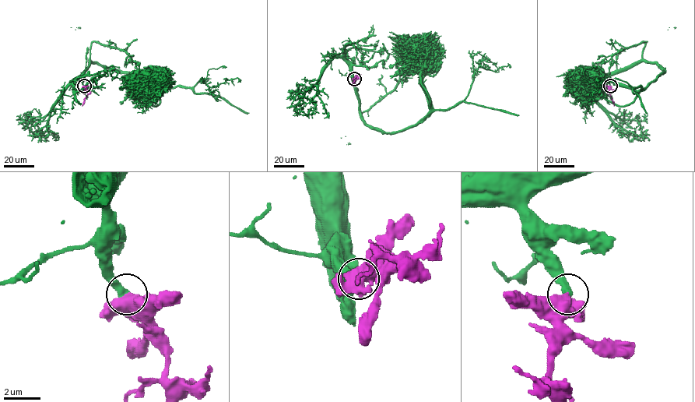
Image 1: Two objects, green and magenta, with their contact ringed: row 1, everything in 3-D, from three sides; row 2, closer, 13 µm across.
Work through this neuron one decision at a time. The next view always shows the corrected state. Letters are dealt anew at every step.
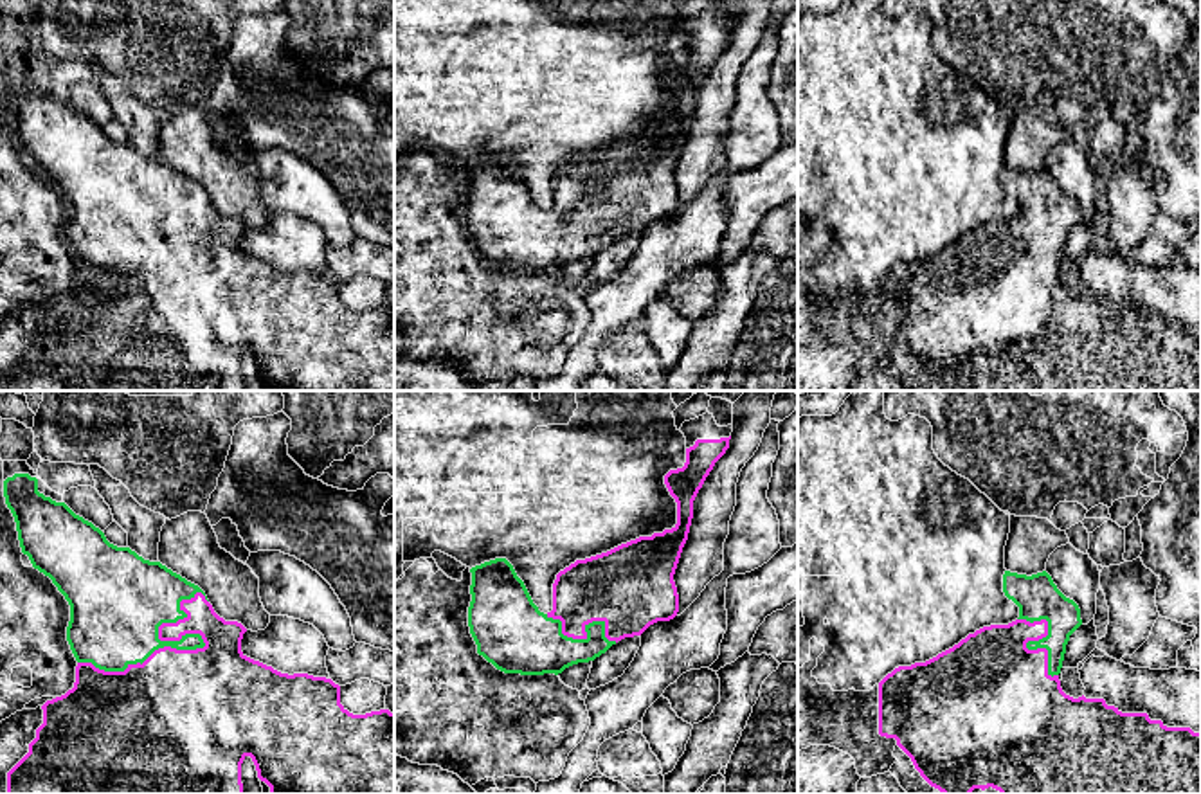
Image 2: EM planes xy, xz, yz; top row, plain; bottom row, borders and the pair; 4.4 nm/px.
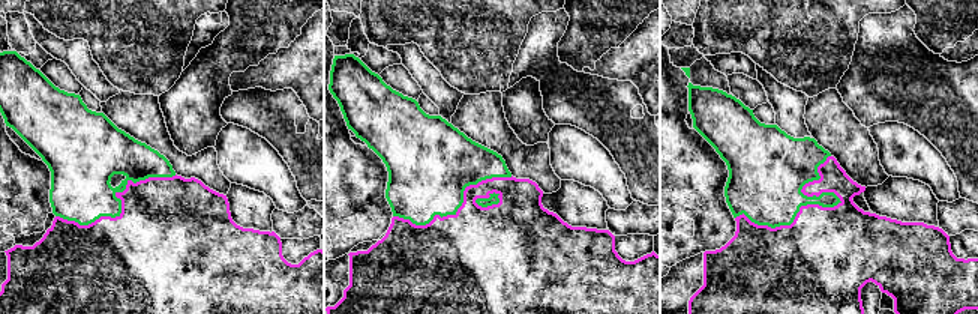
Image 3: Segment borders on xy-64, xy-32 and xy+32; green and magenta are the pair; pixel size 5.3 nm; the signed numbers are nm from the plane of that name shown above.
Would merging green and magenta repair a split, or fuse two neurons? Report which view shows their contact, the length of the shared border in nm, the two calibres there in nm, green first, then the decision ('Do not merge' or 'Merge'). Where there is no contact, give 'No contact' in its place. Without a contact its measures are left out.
Touches green in xy. Shared border 650 nm. Thickness 140 nm (green) against 480 nm. Merge

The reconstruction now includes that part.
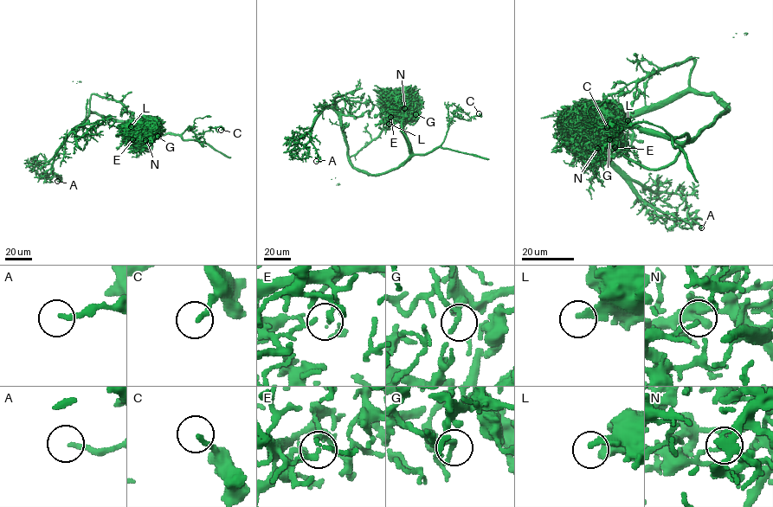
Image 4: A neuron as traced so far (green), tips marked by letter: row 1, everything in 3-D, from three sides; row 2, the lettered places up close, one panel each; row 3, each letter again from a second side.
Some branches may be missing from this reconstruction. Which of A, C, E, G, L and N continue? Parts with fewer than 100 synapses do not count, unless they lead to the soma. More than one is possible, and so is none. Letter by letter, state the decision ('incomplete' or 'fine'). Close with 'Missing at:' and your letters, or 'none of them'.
A: fine
C: fine
E: fine
G: fine
L: fine
N: fine
Missing at: none of them

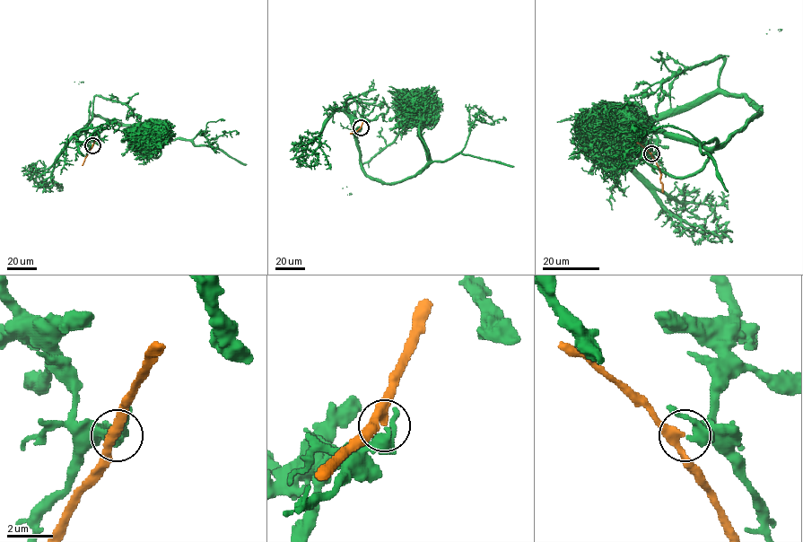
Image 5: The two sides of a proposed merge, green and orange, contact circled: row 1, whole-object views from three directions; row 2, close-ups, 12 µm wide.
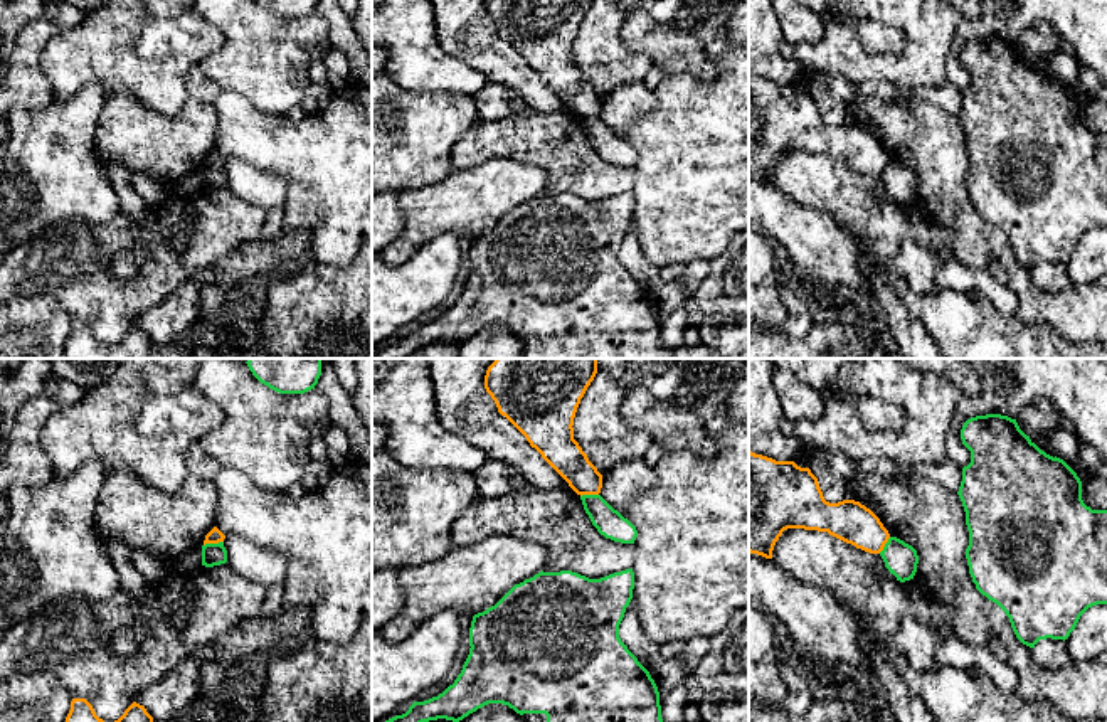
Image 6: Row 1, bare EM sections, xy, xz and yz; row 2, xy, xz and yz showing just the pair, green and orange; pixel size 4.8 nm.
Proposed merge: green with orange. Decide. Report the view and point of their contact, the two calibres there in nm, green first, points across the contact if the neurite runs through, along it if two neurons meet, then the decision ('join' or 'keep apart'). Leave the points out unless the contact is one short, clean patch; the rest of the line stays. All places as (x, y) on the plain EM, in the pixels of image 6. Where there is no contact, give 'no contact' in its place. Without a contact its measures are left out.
xy (212, 167) | 110/70 nm | along xy (222, 164), (204, 169) | keep apart

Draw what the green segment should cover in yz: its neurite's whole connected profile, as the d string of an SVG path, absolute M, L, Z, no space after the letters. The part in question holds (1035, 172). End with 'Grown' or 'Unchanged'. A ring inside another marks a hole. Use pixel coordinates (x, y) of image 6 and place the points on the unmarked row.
M1001 37L971 40L961 62L971 74L971 86L962 91L957 118L966 135L966 182L976 212L1006 236L1023 268L1035 271L1046 261L1065 264L1088 231L1107 227L1107 133L1087 130L1077 96L1063 82L1041 74L1016 42Z. Unchanged

